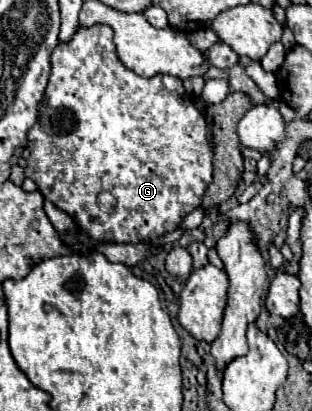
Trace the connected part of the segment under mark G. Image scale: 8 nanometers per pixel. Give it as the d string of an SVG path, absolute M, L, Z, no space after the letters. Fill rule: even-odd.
M80 26L68 42L58 42L58 46L52 50L52 74L48 78L44 98L40 100L40 106L38 106L36 126L32 126L32 130L28 132L28 148L30 148L30 158L26 166L26 176L38 184L38 190L44 194L46 200L50 200L56 208L72 216L80 228L84 228L94 240L100 240L100 242L134 242L136 244L142 240L154 240L166 232L176 230L182 216L190 214L200 206L202 194L212 180L212 146L208 138L208 124L206 124L206 118L200 114L200 110L194 106L188 92L184 90L182 80L172 78L170 74L156 74L152 78L144 78L128 70L120 62L120 58L116 58L116 46L112 42L110 26L88 26L88 28ZM104 190L112 192L116 198L116 206L108 214L98 208L98 194Z

